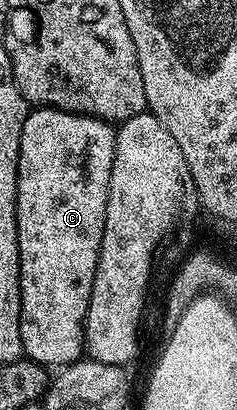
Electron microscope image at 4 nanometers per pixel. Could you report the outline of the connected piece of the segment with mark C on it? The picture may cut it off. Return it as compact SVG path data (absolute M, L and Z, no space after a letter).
M34 107L23 122L21 145L17 155L17 259L21 261L21 347L24 355L39 365L68 366L82 359L85 346L85 315L91 298L91 286L95 282L97 259L101 253L116 141L117 133L110 121L98 120L96 116L82 116L80 112L64 112L62 108Z

